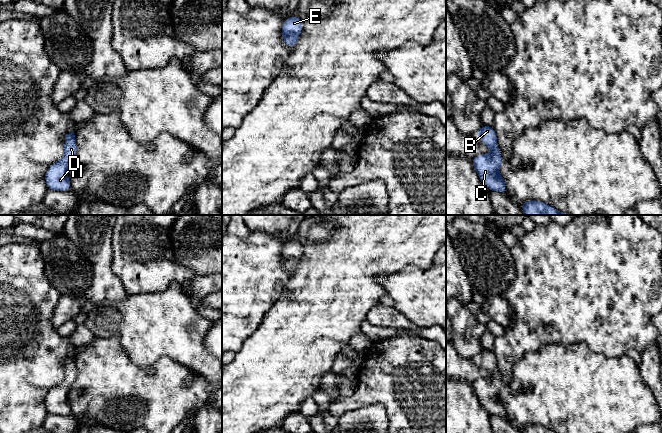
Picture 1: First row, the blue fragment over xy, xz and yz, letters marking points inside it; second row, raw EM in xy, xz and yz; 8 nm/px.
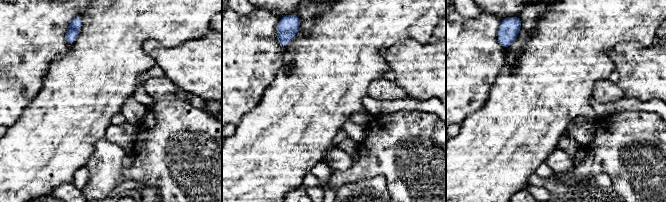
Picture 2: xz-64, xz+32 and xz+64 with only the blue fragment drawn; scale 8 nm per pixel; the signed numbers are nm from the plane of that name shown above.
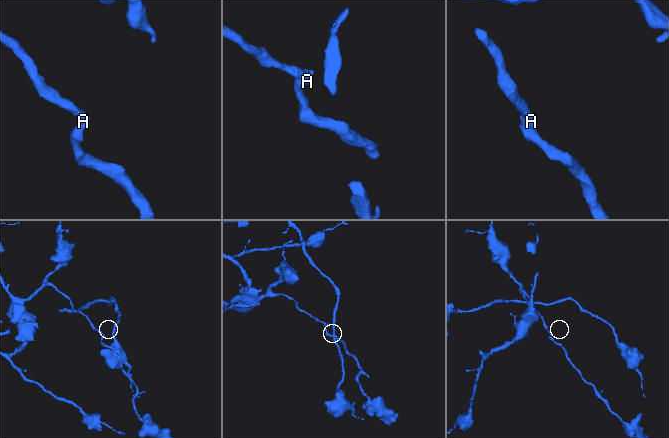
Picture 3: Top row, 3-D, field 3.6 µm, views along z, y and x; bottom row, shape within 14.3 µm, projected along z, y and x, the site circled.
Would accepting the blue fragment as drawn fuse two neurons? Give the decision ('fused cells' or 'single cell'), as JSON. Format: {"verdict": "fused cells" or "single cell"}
{"verdict": "single cell"}

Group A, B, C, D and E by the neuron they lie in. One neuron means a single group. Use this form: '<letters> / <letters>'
A B C D E

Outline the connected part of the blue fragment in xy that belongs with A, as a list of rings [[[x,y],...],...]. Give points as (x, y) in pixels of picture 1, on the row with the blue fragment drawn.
[[[74,131],[65,135],[64,144],[63,158],[53,163],[45,174],[45,182],[50,190],[71,190],[71,183],[68,179],[68,166],[74,160],[77,153]]]

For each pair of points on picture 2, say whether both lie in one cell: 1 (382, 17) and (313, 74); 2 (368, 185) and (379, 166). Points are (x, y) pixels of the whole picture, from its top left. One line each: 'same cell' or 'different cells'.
1: same cell
2: different cells

